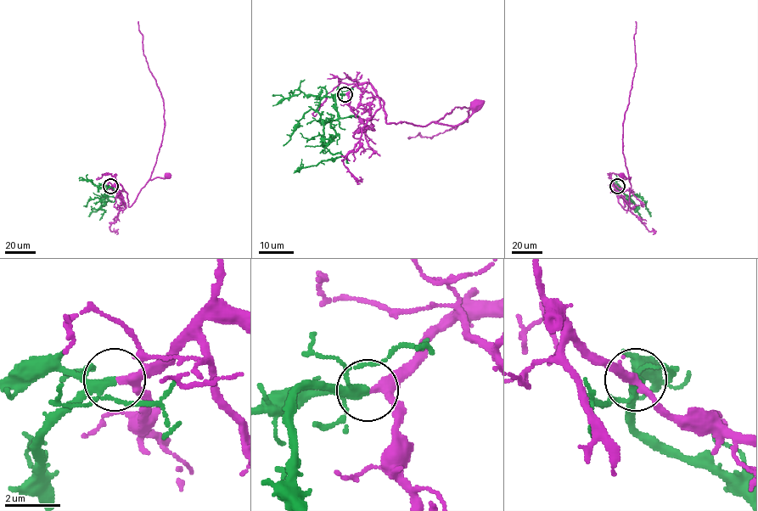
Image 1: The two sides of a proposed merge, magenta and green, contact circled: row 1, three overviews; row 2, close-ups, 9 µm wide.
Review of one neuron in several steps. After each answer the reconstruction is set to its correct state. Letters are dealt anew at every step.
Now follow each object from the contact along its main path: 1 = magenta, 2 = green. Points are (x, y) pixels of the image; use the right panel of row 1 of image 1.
1: (617, 186), (613, 182), (630, 206), (631, 177), (622, 176)
2: (617, 186), (628, 197), (637, 195), (642, 198), (651, 216)

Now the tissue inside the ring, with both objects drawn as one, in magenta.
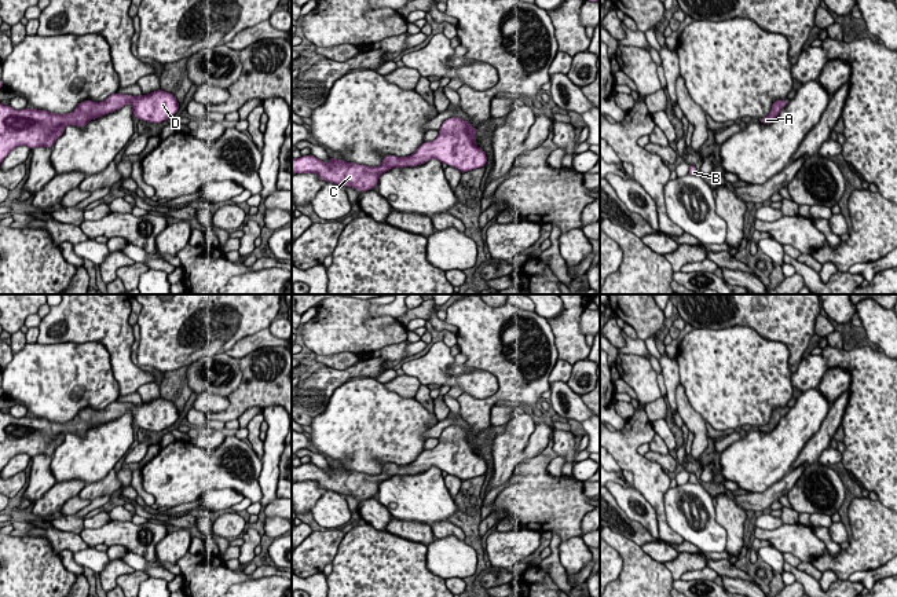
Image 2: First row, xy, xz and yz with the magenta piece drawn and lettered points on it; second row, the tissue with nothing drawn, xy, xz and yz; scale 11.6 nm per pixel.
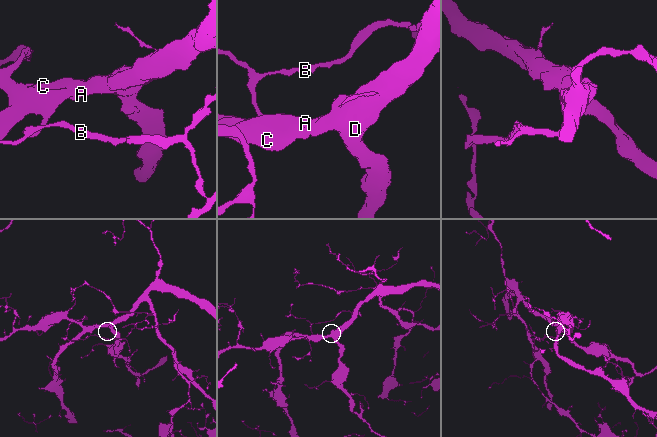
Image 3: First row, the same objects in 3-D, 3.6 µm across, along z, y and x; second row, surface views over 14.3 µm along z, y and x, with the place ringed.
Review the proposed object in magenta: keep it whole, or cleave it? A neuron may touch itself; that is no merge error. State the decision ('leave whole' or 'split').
leave whole

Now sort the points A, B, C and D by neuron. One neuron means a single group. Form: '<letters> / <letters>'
A B C D

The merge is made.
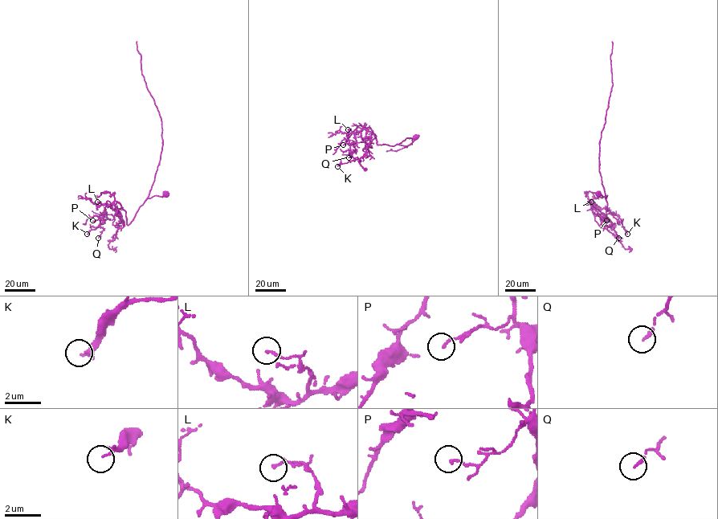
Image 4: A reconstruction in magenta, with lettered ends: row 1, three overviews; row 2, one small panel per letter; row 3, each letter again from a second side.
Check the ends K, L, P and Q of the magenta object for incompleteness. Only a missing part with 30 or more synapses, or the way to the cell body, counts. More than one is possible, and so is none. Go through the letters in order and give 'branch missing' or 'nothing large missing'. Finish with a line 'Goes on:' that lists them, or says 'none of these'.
K: nothing large missing
L: nothing large missing
P: nothing large missing
Q: nothing large missing
Goes on: none of these

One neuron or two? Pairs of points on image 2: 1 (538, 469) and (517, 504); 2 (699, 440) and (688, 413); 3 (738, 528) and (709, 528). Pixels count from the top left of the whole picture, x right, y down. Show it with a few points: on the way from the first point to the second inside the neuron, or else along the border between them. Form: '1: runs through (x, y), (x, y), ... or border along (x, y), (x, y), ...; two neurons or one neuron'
1: runs through (533, 478), (533, 489), (526, 495); one neuron
2: runs through (699, 433), (692, 420); one neuron
3: border along (714, 506), (717, 522), (725, 531), (725, 550); two neurons

